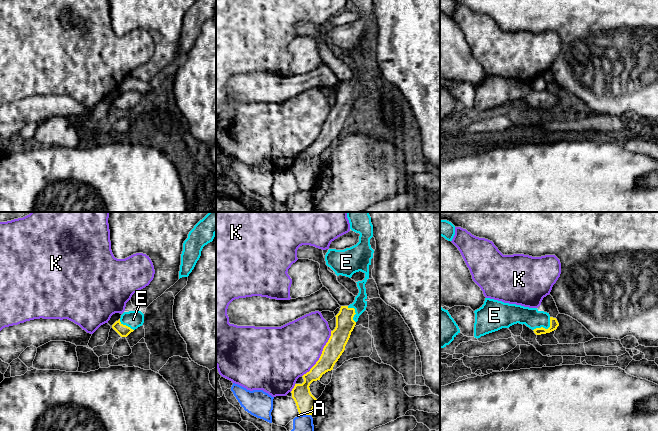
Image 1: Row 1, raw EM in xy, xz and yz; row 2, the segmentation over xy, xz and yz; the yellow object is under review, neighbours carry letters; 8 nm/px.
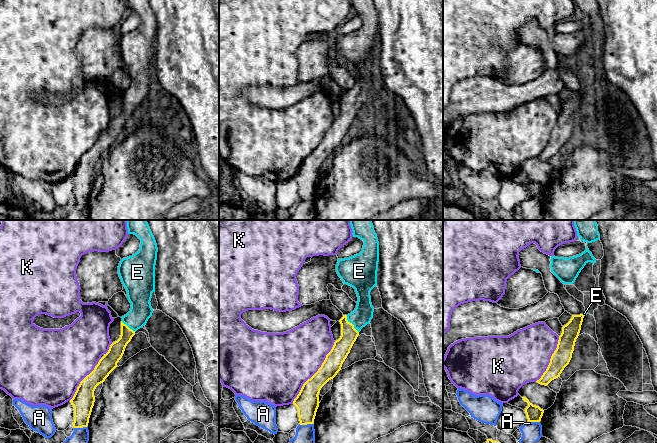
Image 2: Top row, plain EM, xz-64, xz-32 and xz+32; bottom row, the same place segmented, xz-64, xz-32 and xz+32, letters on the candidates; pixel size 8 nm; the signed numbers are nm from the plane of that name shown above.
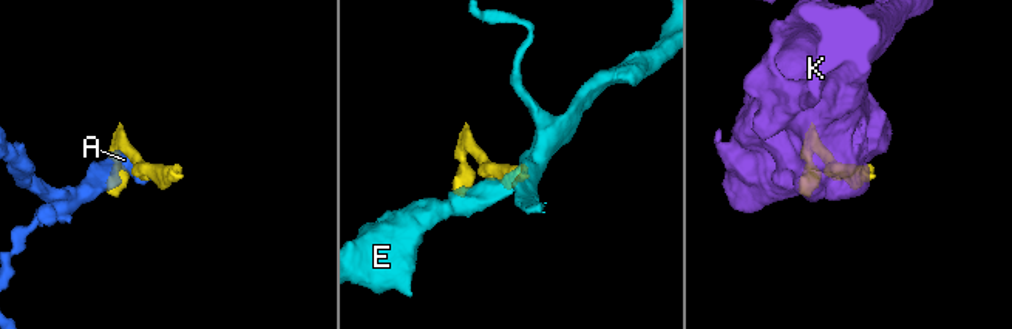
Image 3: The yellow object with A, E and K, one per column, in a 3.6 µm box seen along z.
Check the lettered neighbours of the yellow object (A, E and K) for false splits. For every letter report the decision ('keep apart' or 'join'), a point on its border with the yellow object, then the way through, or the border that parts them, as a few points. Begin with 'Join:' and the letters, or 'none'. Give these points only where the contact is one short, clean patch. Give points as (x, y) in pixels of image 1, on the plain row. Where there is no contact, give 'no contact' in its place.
Join: E
A: keep apart; contact xz (305, 190)
E: join; contact yz (544, 104); way yz (554, 100), (544, 104), (531, 93)
K: keep apart; contact xz (321, 130)

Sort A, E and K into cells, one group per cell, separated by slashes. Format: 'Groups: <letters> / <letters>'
Groups: A / E / K

